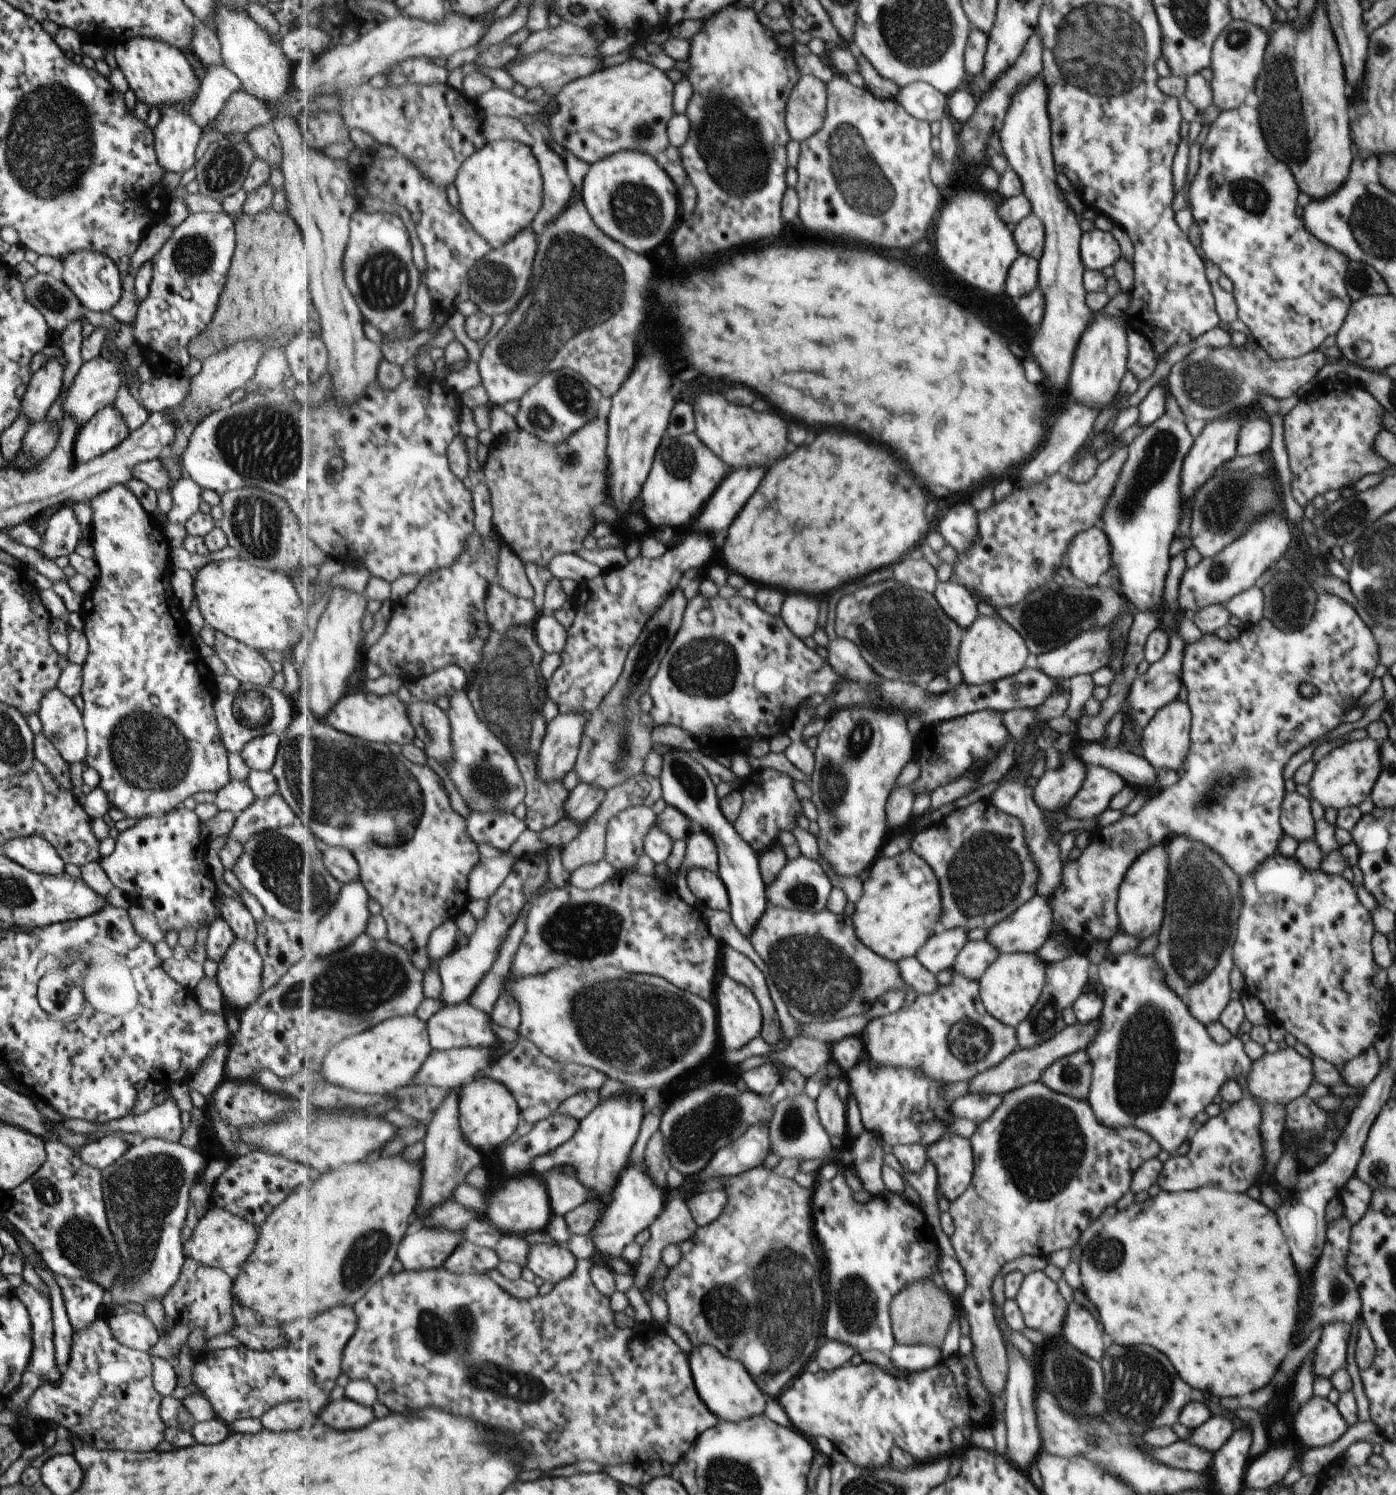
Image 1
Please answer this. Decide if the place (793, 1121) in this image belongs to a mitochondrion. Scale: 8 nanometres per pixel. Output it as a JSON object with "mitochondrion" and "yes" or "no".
{"mitochondrion":"yes"}

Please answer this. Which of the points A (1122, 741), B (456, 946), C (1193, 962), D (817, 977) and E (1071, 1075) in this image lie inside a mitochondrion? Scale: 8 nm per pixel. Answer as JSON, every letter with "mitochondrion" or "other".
{"A":"other","B":"other","C":"mitochondrion","D":"mitochondrion","E":"mitochondrion"}

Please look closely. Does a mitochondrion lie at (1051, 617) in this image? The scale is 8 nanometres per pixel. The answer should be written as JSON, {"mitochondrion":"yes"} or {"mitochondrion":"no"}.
{"mitochondrion":"yes"}

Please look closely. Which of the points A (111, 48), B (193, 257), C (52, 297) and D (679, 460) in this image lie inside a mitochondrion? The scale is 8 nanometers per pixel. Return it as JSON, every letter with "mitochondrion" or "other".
{"A":"other","B":"mitochondrion","C":"mitochondrion","D":"mitochondrion"}

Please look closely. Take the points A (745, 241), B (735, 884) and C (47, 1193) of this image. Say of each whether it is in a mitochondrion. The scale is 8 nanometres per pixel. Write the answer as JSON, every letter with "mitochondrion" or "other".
{"A":"other","B":"other","C":"mitochondrion"}

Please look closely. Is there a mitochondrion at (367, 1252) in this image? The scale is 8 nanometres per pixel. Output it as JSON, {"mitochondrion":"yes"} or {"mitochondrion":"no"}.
{"mitochondrion":"yes"}

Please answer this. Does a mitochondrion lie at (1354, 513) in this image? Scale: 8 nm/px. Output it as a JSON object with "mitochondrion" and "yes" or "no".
{"mitochondrion":"yes"}

